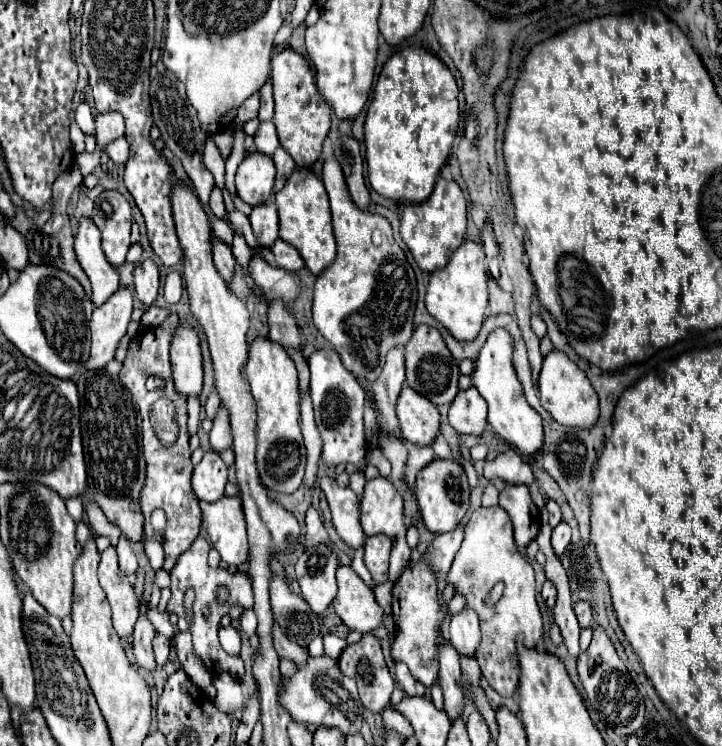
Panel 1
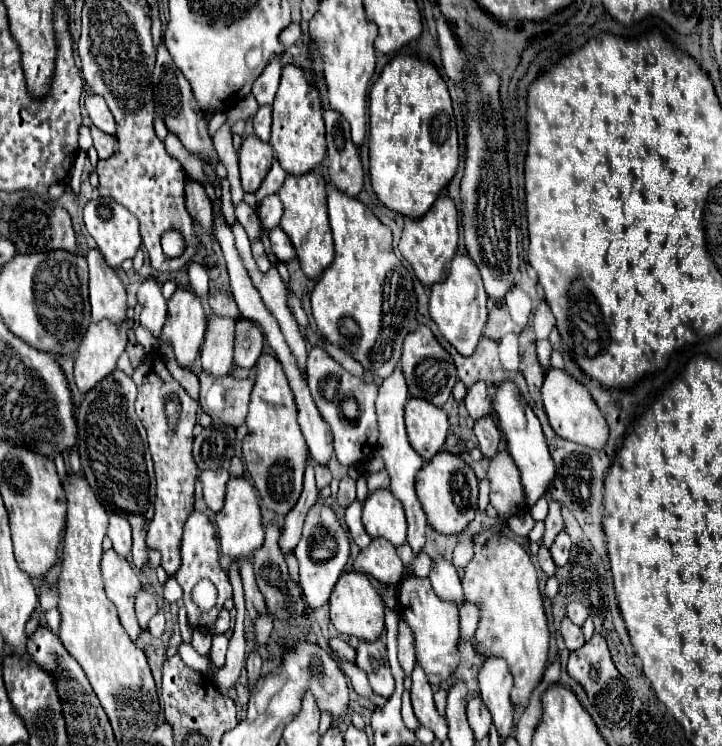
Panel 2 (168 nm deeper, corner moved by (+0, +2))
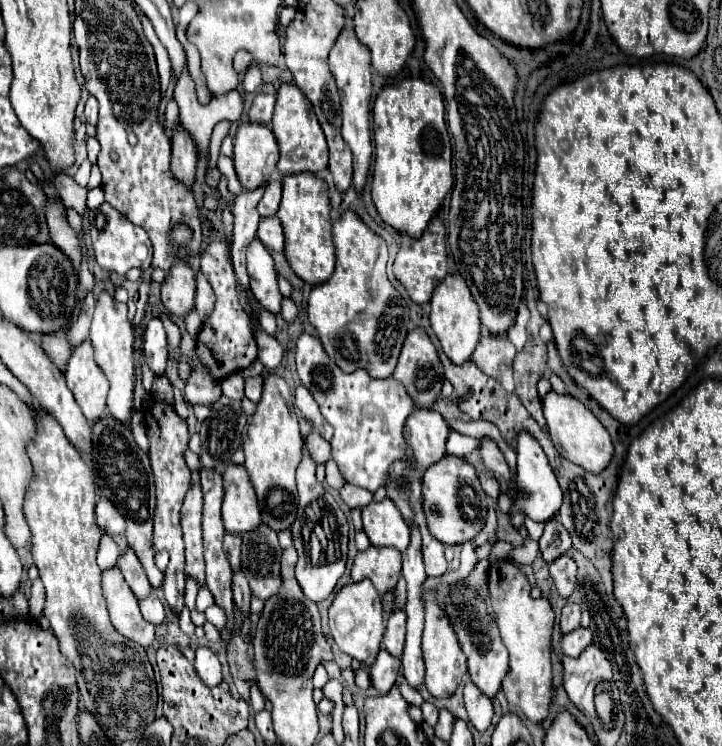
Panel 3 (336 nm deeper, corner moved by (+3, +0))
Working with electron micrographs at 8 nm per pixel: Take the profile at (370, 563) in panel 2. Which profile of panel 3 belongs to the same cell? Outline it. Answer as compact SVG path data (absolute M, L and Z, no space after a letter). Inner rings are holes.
M369 547L367 551L357 553L351 569L353 581L371 579L379 595L397 585L401 577L401 553L393 547Z

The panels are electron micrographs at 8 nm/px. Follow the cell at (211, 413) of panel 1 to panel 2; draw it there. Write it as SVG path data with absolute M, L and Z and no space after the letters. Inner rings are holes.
M218 315L206 317L206 335L200 347L200 363L206 373L226 375L232 367L234 355L234 319L222 319Z

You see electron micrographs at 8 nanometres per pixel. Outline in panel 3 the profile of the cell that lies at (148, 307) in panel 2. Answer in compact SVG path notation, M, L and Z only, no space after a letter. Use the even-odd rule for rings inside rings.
M153 317L147 323L145 335L143 335L143 353L153 373L163 375L167 367L167 337L159 317Z

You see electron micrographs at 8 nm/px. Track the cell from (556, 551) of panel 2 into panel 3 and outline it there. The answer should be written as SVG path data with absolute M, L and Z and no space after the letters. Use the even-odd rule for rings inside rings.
M561 555L557 557L551 565L549 565L551 577L555 581L555 587L559 591L559 595L569 597L569 593L573 593L573 585L577 581L575 573L577 573L577 565L569 555Z

